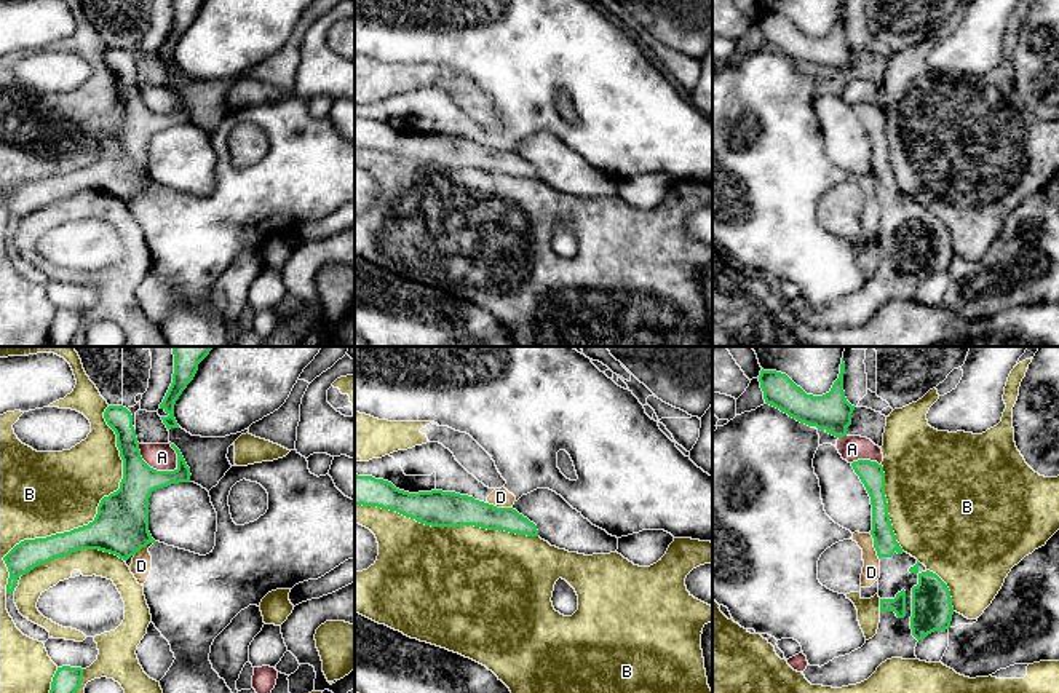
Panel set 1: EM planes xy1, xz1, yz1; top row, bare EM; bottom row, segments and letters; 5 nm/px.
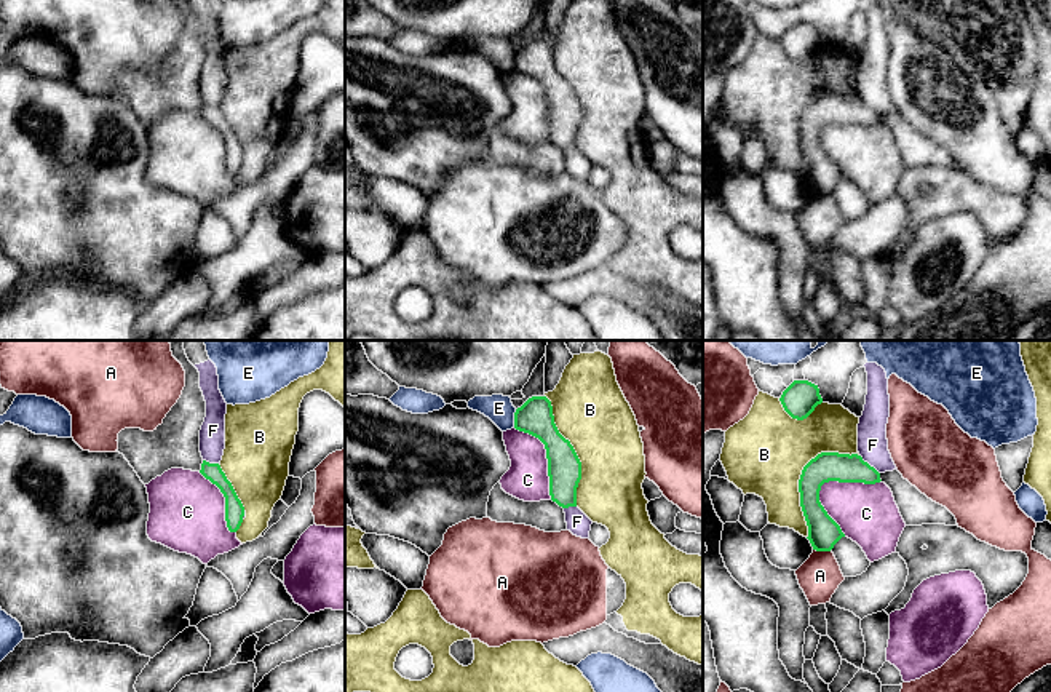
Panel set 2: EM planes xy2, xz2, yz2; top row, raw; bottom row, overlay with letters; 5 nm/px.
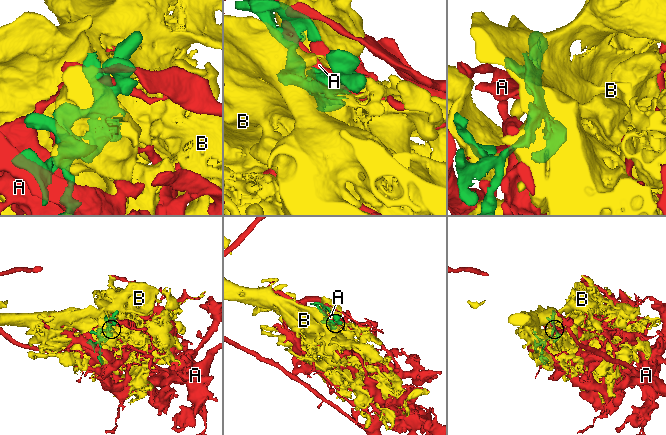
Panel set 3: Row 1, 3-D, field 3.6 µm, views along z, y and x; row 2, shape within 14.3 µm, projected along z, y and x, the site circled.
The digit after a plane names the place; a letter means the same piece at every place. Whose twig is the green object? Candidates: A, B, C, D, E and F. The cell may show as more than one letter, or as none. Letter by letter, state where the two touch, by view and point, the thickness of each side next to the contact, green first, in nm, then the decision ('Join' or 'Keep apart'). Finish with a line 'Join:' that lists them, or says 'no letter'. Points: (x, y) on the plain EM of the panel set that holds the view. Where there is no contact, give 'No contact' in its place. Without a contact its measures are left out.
A: Touches green at xy1 (152, 110). Thickness 220 nm (green) against 140 nm. Keep apart
B: Touches green at xy1 (90, 165). Thickness 280 nm (green) against 420 nm. Keep apart
C: Touches green at yz2 (826, 123). Thickness 160 nm (green) against 280 nm. Keep apart
D: Touches green at yz1 (874, 189). Thickness 120 nm (green) against 100 nm. Keep apart
E: Touches green at xz2 (515, 61). Thickness 180 nm (green) against 140 nm. Keep apart
F: Touches green at yz2 (868, 106). Thickness 150 nm (green) against 160 nm. Keep apart
Join: no letter

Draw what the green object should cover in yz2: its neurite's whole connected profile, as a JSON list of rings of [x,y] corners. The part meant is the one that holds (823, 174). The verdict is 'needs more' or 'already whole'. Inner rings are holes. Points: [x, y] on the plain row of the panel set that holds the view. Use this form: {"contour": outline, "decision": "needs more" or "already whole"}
{"contour": [[[821,94],[802,112],[799,121],[800,149],[808,168],[808,182],[816,193],[831,193],[845,179],[840,168],[819,144],[824,125],[880,125],[880,115],[858,96]]], "decision": "already whole"}

